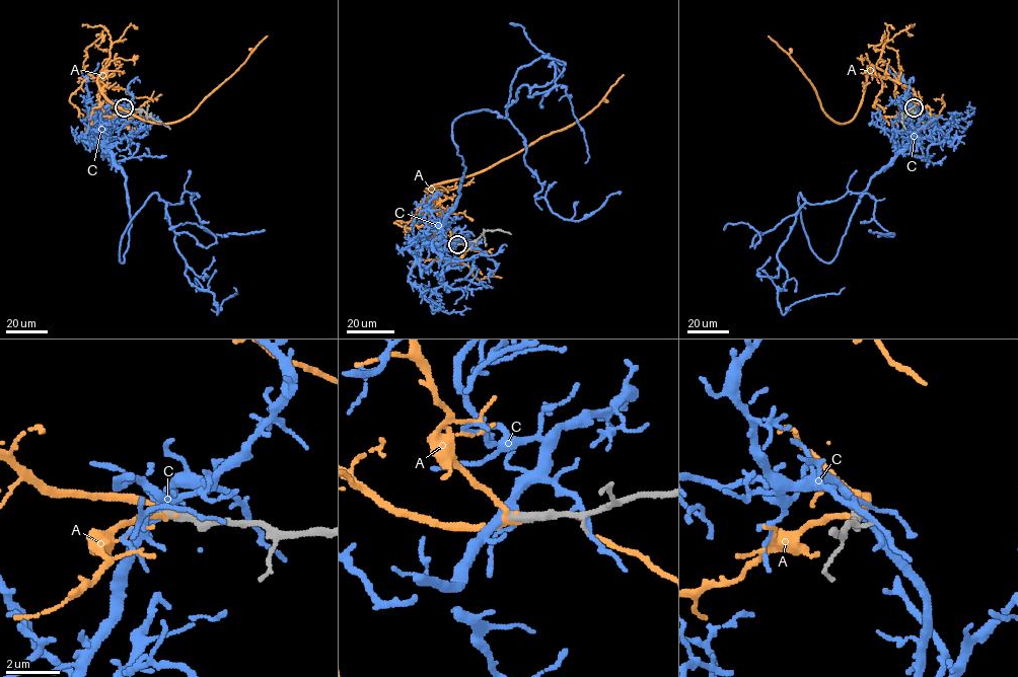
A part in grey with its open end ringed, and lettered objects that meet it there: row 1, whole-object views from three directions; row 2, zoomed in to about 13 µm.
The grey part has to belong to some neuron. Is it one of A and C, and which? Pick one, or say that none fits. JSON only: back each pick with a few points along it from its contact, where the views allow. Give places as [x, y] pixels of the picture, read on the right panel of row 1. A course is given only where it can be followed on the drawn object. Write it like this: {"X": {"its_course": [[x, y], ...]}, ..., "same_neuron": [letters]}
{"A": {"its_course": [[914, 108], [900, 84], [874, 67], [855, 116], [850, 122], [838, 123], [824, 113], [805, 75], [769, 35]]}, "same_neuron": ["A"]}

